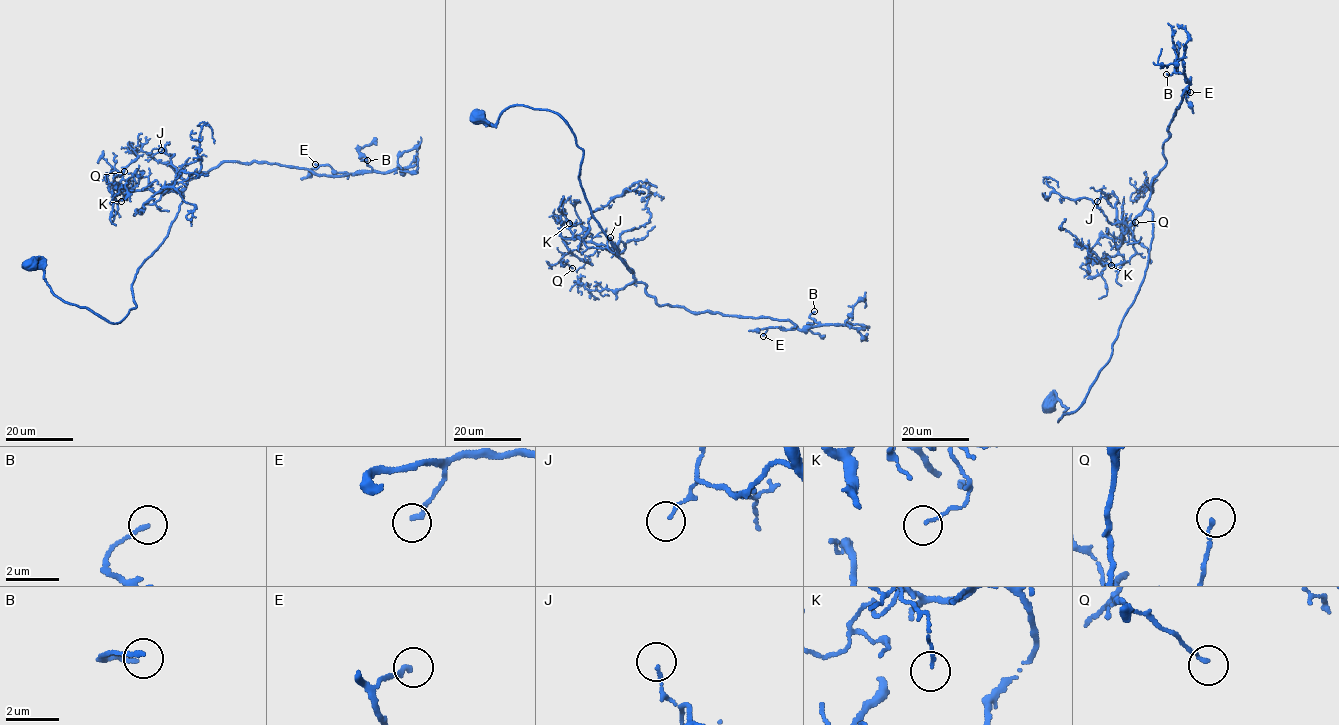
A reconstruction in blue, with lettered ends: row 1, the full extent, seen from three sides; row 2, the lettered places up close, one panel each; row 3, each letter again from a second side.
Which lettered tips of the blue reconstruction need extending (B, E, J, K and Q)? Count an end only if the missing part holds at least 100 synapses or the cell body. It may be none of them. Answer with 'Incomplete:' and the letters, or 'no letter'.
Incomplete: no letter

